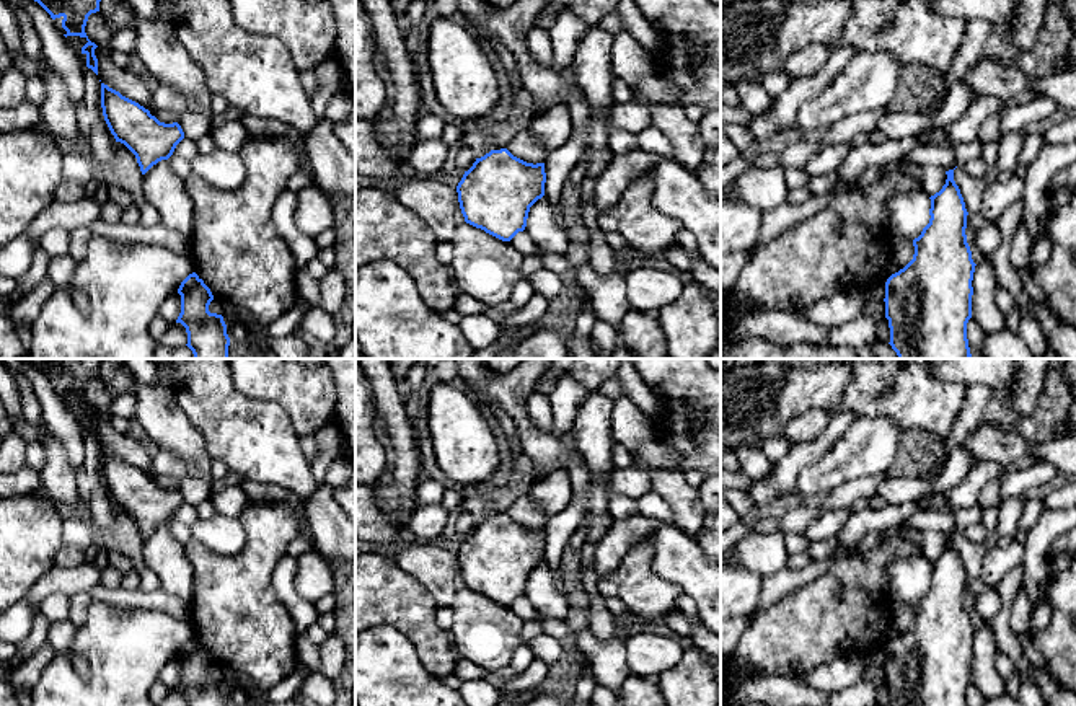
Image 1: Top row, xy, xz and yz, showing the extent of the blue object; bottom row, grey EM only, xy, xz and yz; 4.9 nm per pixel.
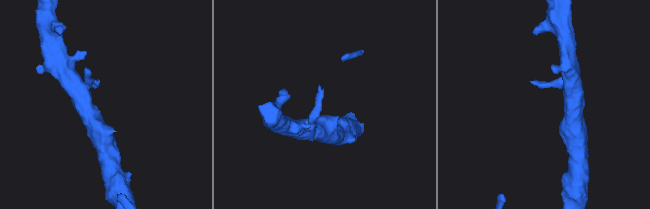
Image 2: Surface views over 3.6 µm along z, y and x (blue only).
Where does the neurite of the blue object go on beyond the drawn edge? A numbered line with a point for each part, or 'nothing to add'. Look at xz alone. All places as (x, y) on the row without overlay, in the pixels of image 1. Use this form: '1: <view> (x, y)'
nothing to add

